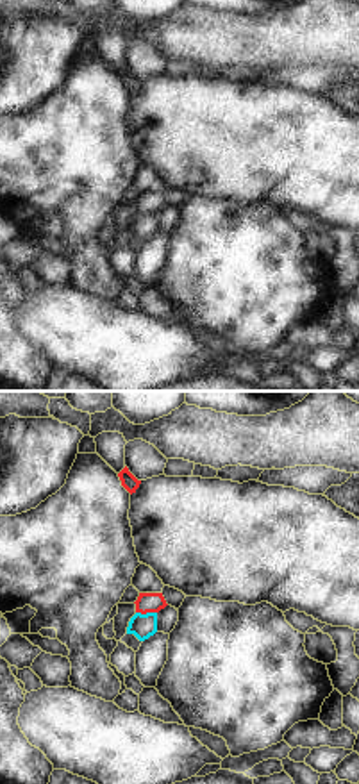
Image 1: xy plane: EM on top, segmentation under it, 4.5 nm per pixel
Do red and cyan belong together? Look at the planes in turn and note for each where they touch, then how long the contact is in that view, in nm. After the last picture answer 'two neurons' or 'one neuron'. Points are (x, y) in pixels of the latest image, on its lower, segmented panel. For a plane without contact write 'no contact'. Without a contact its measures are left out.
meets red at (147, 611); contact 100 nm long

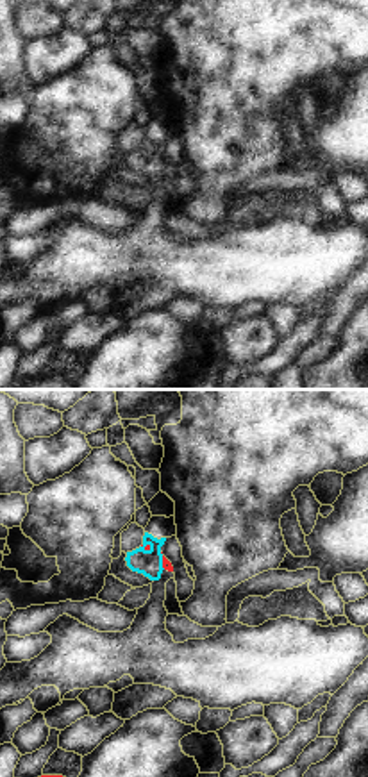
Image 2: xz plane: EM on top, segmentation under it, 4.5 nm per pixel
meets red at (147, 545); contact 50 nm long

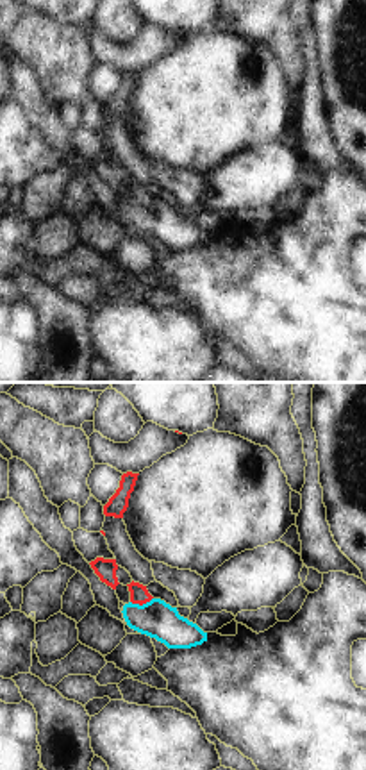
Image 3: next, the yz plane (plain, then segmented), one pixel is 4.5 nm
meets red at (141, 604); contact 110 nm long

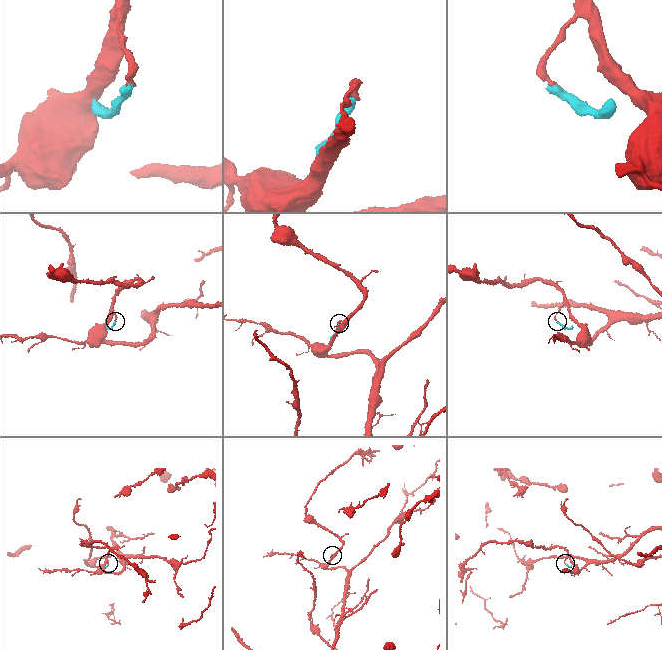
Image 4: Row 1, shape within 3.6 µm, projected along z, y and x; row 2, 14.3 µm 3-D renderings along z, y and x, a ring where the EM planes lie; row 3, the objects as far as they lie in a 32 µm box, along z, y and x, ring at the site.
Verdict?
two neurons

